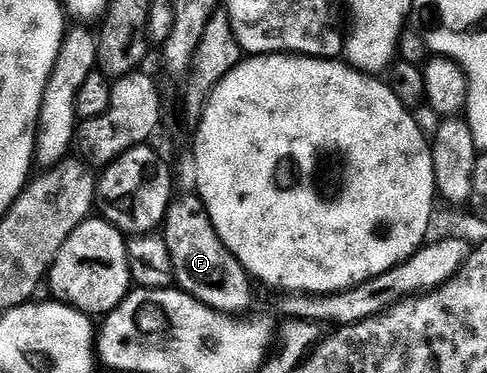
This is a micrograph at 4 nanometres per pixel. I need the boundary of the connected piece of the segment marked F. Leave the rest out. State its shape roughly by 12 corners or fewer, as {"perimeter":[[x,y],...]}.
{"perimeter":[[196,193],[173,198],[162,238],[175,286],[244,313],[253,280]]}

